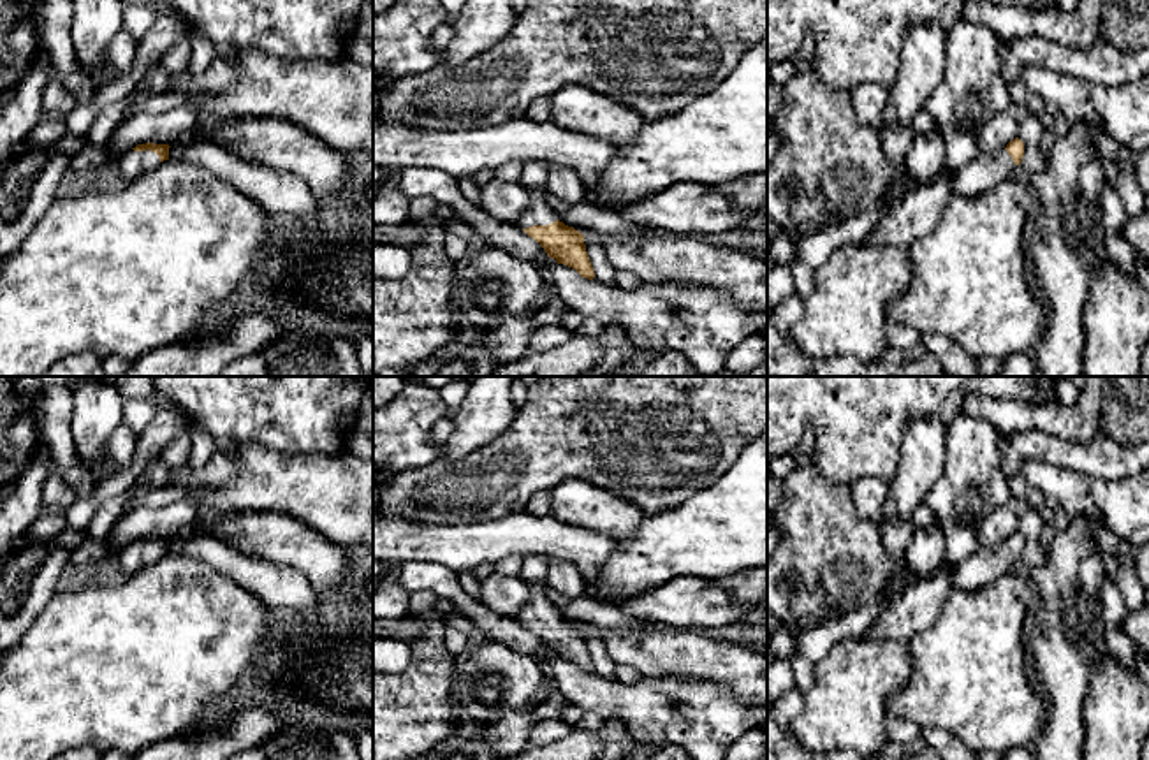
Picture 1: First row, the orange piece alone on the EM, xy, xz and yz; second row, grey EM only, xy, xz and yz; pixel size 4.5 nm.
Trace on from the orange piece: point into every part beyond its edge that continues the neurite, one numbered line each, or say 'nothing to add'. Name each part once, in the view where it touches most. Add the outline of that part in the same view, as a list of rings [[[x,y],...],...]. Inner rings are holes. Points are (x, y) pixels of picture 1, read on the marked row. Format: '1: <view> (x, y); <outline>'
1: xz (539, 211); [[[530,192],[530,206],[514,223],[521,229],[528,229],[533,225],[549,225],[556,220],[558,218],[544,195],[540,192]]]

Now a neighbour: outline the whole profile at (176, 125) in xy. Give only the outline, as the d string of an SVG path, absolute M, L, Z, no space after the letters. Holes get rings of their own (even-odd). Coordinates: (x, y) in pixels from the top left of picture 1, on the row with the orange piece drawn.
M187 107L160 114L137 113L113 132L107 144L114 150L114 160L118 162L125 151L137 144L172 144L204 139L209 130L211 123L201 121L199 116Z

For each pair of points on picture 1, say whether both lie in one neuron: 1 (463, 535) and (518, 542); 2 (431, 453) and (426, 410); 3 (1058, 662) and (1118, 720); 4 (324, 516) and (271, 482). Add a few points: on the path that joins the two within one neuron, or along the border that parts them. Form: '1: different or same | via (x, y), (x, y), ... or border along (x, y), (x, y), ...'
1: same | via (477, 540), (504, 540)
2: same | via (423, 442), (423, 421)
3: different | border along (1107, 655), (1090, 681), (1084, 732)
4: same | via (312, 504), (292, 484), (284, 482)

